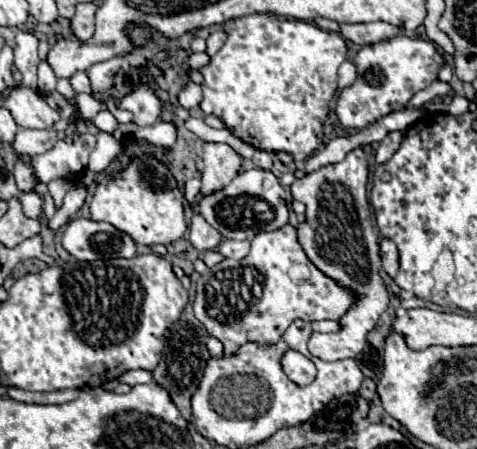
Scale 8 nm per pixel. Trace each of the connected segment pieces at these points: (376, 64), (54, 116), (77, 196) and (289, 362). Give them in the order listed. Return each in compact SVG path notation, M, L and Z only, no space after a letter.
M398 35L362 47L354 57L354 65L358 71L356 81L340 91L340 97L336 101L336 115L344 127L364 129L380 117L404 109L416 91L426 89L430 83L434 83L438 79L440 67L444 65L444 59L430 41Z
M28 87L14 89L4 99L2 107L6 107L12 113L14 121L26 129L48 129L60 119L58 111L48 107L42 95Z
M76 185L74 189L70 189L70 191L66 193L66 197L64 197L62 207L60 207L60 209L56 211L56 215L48 221L48 227L50 227L52 231L60 229L60 225L64 225L64 223L82 207L84 199L86 199L86 189L84 189L82 185Z
M288 349L284 353L282 369L288 375L288 379L294 381L300 387L306 387L306 385L310 385L316 379L316 367L314 367L314 363L310 359L306 359L304 355L292 351L292 349Z

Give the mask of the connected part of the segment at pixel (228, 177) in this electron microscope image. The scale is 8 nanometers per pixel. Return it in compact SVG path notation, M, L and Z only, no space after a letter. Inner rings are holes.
M204 143L204 173L202 173L202 195L222 191L240 171L242 157L224 143Z

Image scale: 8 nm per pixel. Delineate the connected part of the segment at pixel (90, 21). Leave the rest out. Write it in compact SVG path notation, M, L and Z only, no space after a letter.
M80 3L76 7L76 15L70 21L72 23L70 27L80 41L88 41L94 35L94 15L96 15L96 11L98 11L96 3Z

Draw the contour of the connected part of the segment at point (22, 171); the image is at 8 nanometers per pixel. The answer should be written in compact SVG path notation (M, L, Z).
M16 161L14 175L16 175L16 179L18 179L18 187L20 187L20 189L28 191L28 189L32 189L32 187L34 187L36 177L34 177L34 173L32 173L32 171L22 163L22 161Z

